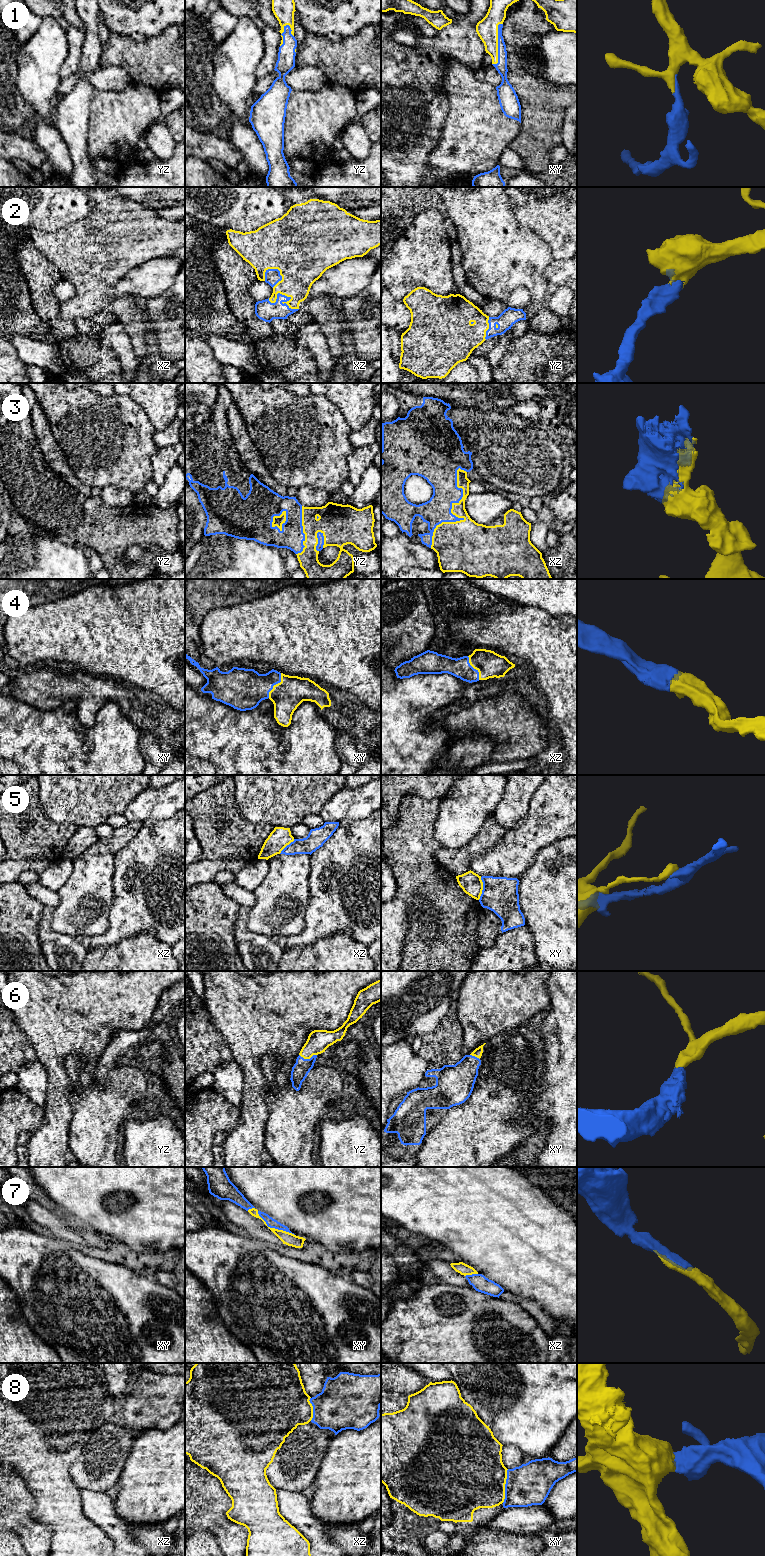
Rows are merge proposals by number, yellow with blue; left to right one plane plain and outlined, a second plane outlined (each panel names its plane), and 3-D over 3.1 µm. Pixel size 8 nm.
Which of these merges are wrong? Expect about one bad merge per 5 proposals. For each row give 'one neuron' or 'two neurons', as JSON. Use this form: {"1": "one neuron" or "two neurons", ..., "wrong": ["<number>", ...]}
{"1": "one neuron", "2": "one neuron", "3": "one neuron", "4": "one neuron", "5": "two neurons", "6": "one neuron", "7": "one neuron", "8": "one neuron", "wrong": ["5"]}

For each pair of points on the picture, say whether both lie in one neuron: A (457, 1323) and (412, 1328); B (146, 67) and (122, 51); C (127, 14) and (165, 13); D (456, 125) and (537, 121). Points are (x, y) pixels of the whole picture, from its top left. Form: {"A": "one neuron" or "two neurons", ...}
{"A": "one neuron", "B": "one neuron", "C": "one neuron", "D": "two neurons"}

